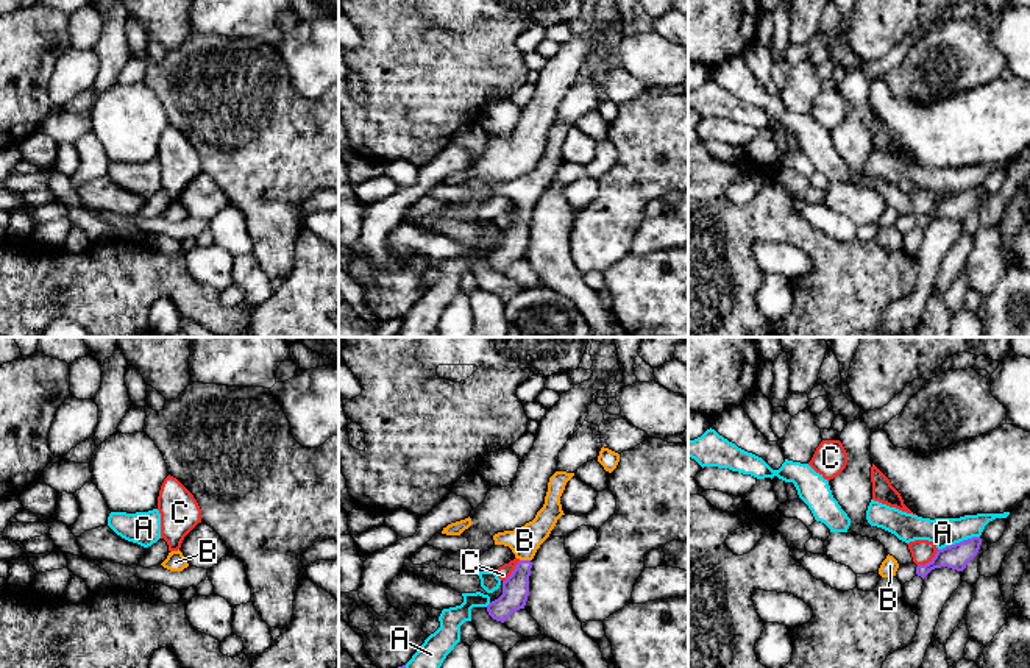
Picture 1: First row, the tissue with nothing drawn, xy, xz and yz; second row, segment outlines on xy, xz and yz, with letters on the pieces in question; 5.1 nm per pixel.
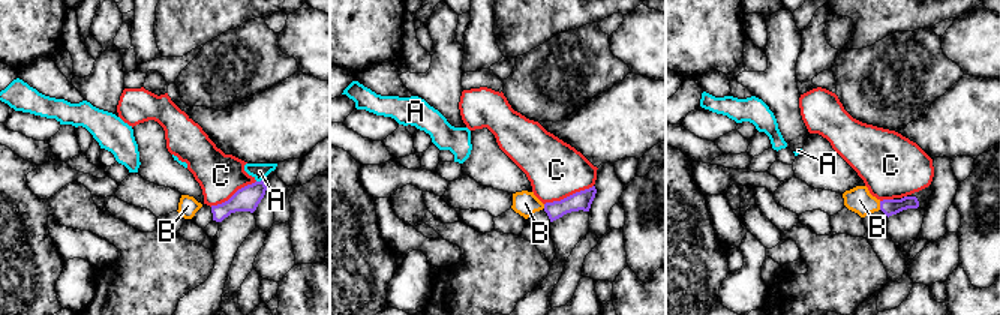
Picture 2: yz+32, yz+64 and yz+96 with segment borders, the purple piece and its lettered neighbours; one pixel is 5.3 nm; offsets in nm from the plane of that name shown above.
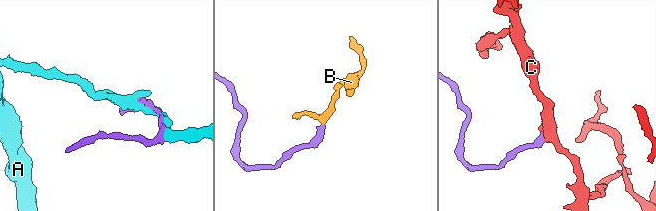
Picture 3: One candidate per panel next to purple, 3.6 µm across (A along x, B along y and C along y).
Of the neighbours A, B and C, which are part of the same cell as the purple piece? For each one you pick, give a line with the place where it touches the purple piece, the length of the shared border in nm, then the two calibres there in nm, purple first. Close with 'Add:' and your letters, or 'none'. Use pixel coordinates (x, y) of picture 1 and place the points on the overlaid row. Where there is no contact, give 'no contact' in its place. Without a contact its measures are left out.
B: meets purple in xz at (525, 561); contact 60 nm long; 140 nm thick on the purple side, 150 nm on the other
Add: B

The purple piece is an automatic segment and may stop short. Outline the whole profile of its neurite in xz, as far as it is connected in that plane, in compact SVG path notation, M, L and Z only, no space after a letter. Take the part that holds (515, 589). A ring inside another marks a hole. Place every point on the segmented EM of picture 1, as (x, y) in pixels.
M556 471L549 478L545 504L535 518L521 528L493 535L495 545L509 546L520 560L512 574L503 582L503 595L487 606L487 612L493 620L504 623L513 612L524 609L529 596L531 560L549 537L557 520L565 515L560 496L573 476L574 473Z

